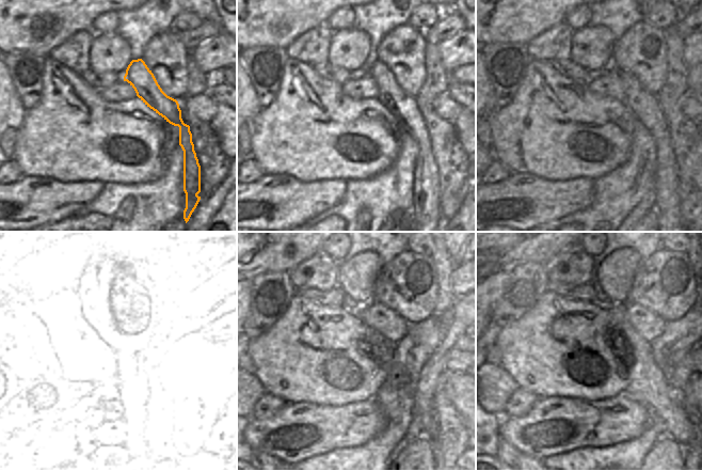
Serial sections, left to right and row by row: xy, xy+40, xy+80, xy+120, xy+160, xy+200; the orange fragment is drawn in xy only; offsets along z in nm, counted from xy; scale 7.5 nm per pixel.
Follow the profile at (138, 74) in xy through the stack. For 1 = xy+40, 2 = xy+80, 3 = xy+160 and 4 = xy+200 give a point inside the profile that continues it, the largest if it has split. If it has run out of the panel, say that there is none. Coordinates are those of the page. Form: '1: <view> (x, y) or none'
1: xy+40 (426, 209)
2: xy+80 (643, 105)
3: xy+160 (425, 392)
4: xy+200 (666, 378)

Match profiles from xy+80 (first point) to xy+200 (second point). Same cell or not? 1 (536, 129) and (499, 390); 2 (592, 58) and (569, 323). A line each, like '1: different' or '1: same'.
1: different
2: different

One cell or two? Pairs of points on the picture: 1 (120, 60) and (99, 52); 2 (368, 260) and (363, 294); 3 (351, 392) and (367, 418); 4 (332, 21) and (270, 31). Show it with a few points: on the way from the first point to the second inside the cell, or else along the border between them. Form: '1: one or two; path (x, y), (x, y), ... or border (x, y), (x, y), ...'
1: one; path (114, 57), (107, 57), (105, 55)
2: one; path (364, 268), (363, 285)
3: two; border (372, 397), (333, 406)
4: two; border (334, 11), (325, 22)

